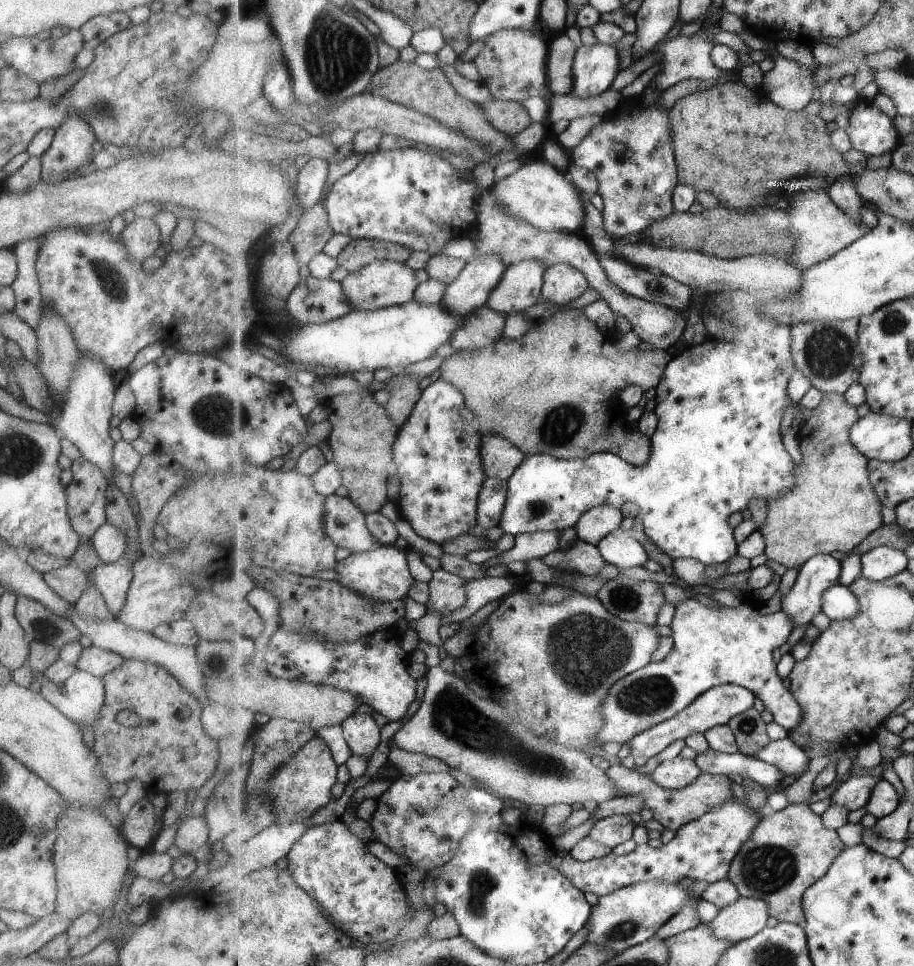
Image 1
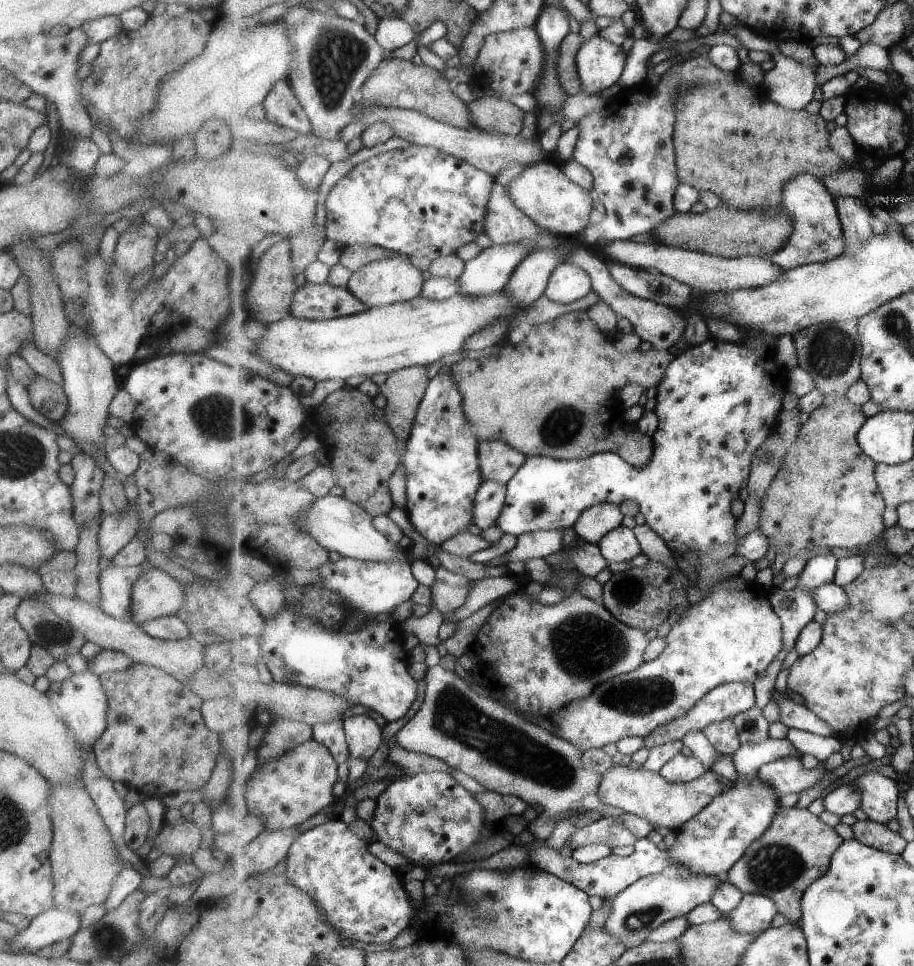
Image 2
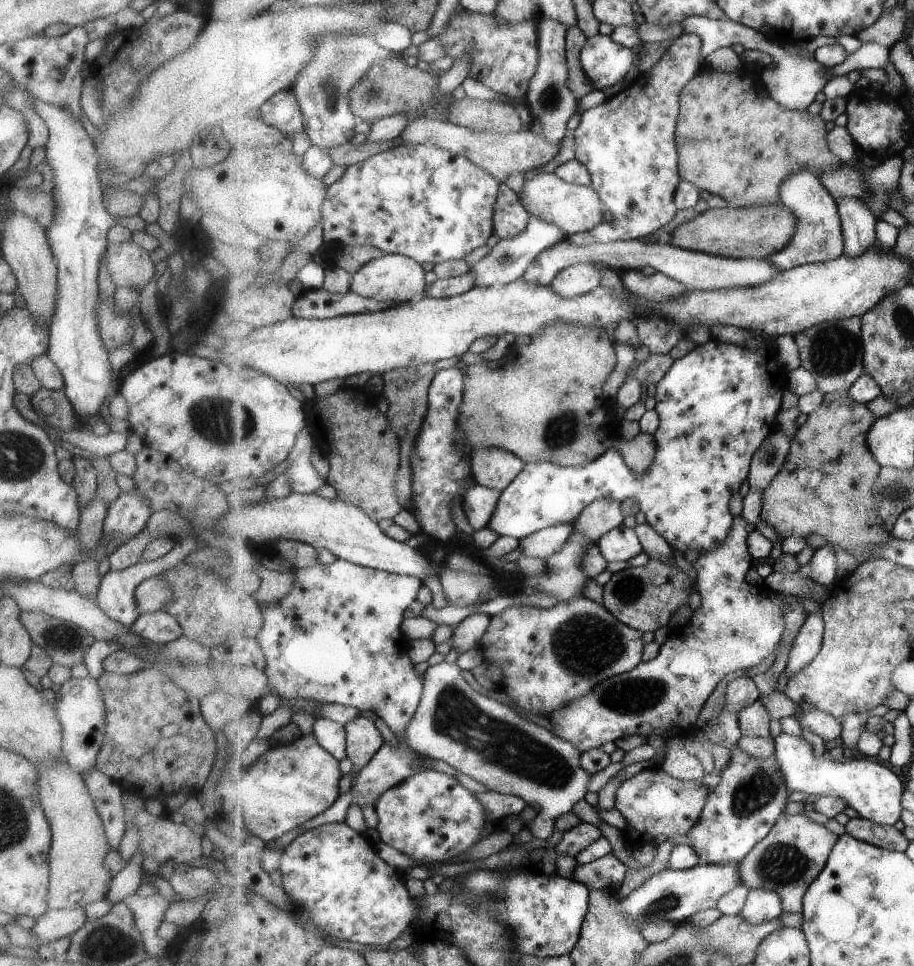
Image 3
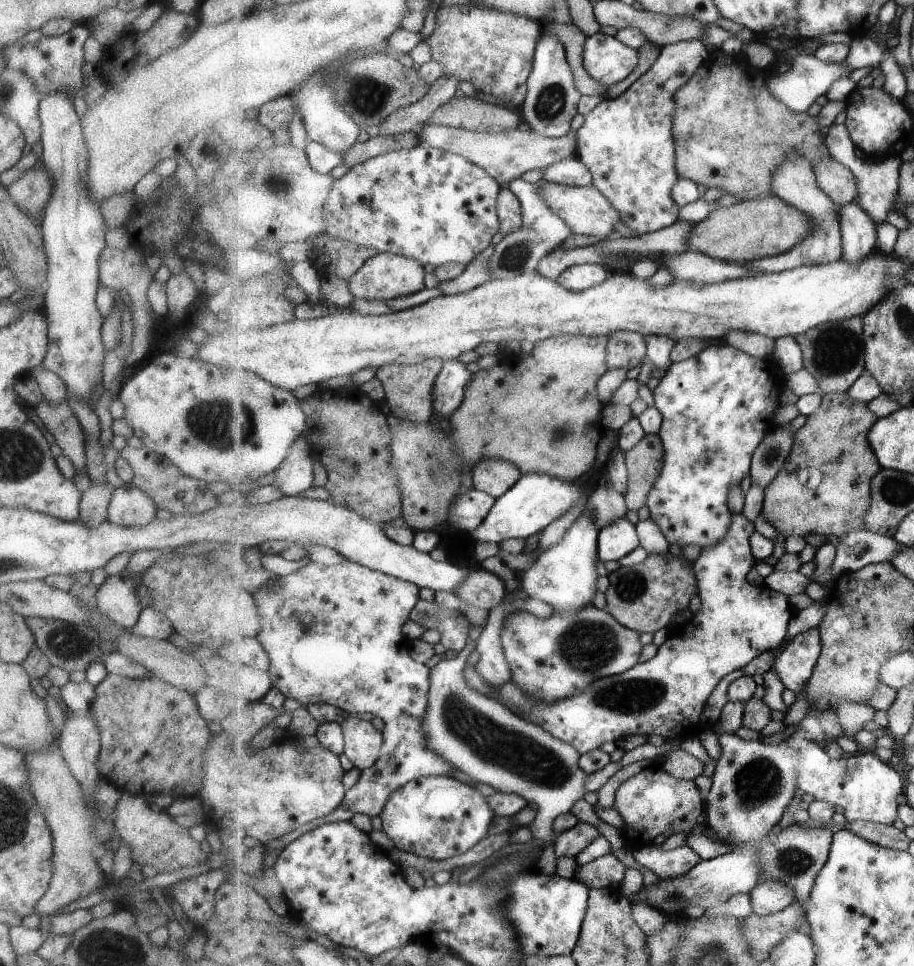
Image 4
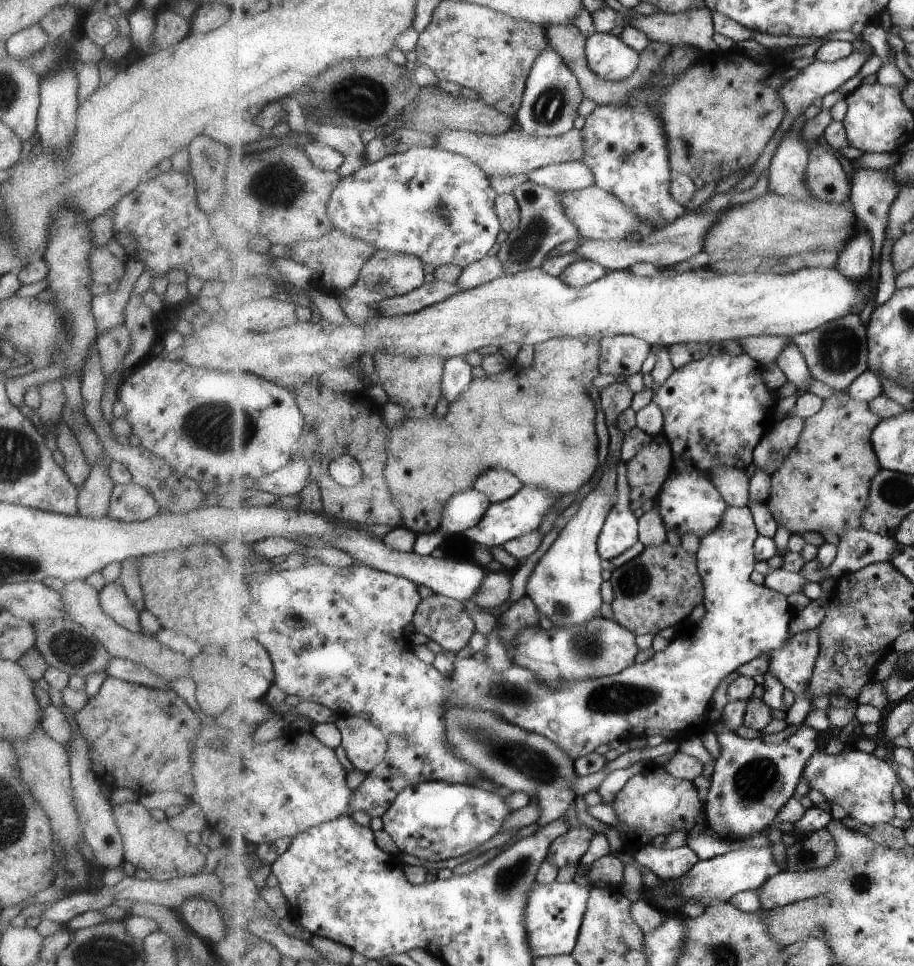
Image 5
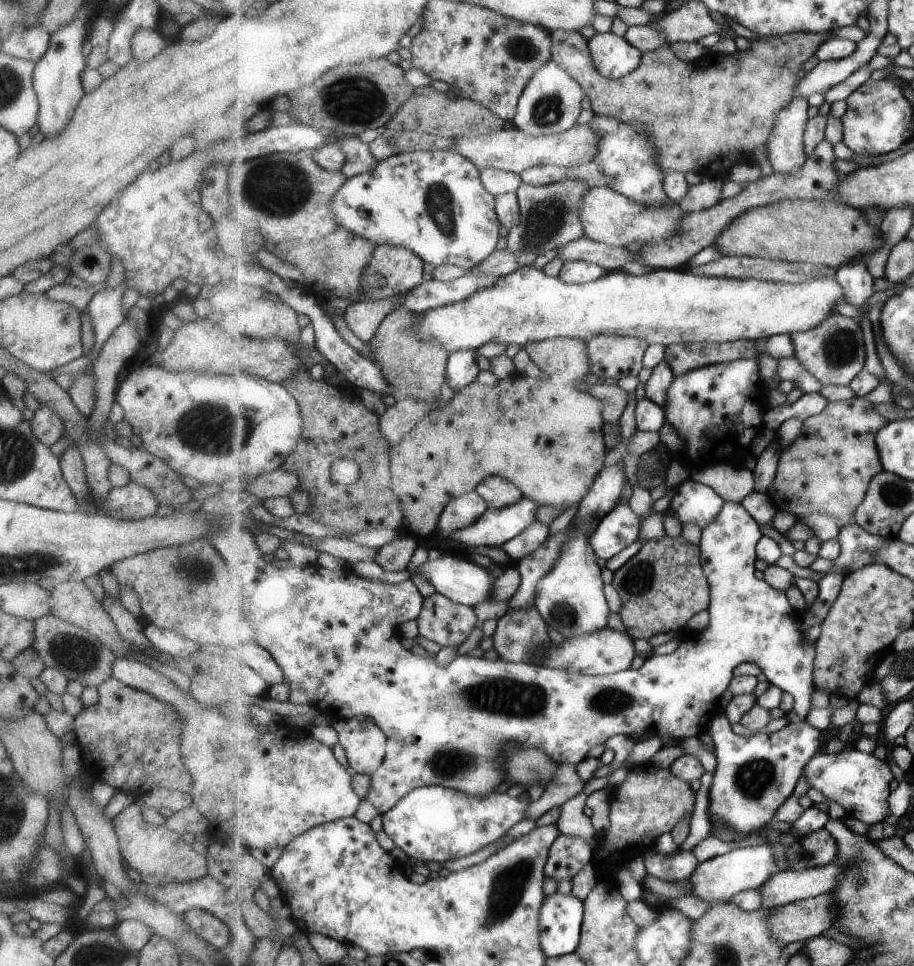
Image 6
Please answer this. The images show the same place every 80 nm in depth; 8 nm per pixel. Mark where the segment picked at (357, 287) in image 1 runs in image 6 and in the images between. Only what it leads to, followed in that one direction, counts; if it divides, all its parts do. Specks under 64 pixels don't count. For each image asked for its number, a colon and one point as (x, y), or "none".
2: (386, 281)
3: (390, 278)
4: (386, 276)
5: (386, 274)
6: (394, 271)

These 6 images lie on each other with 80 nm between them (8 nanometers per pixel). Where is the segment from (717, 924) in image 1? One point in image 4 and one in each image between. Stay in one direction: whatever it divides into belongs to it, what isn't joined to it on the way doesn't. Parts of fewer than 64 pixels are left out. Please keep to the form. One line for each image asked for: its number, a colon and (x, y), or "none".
2: (755, 913)
3: (763, 905)
4: (769, 897)

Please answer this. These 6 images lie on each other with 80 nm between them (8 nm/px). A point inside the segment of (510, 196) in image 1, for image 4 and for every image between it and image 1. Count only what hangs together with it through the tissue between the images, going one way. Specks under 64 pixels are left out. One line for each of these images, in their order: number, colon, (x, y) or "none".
2: (543, 191)
3: (575, 208)
4: (585, 209)

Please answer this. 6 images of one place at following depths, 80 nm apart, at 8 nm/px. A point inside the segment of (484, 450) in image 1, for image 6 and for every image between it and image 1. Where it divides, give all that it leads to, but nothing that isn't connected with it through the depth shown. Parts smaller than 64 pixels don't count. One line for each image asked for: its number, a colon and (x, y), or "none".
2: (499, 461)
3: (496, 467)
4: (494, 475)
5: (498, 484)
6: (499, 492)

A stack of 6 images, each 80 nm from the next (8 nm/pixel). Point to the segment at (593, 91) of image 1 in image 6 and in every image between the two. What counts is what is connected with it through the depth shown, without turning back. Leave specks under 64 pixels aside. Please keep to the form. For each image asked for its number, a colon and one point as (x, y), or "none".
2: (601, 63)
3: (606, 62)
4: (607, 59)
5: (610, 57)
6: (615, 56)

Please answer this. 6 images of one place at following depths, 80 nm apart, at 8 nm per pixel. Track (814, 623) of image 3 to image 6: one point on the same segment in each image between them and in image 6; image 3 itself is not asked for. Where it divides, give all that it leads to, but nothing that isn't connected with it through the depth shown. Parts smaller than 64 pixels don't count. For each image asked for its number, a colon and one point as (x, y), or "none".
4: (737, 621)
5: (336, 637)
6: (334, 634)

